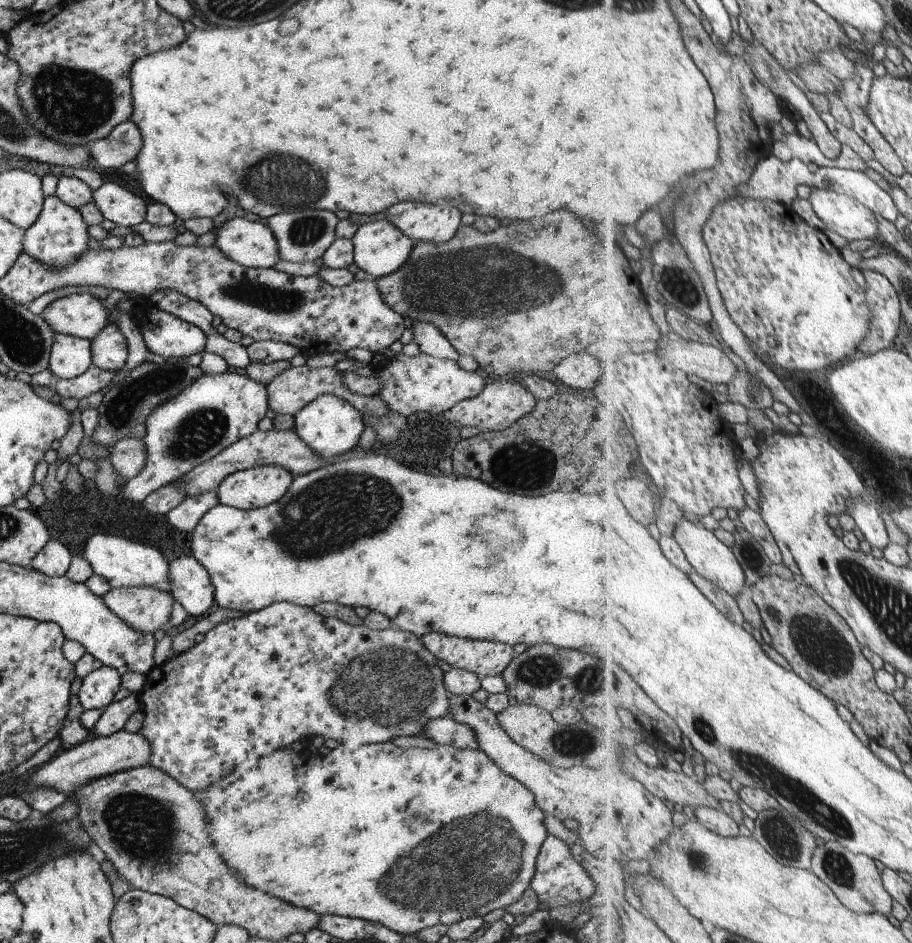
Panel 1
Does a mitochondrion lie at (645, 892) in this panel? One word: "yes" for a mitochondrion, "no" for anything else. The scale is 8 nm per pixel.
no

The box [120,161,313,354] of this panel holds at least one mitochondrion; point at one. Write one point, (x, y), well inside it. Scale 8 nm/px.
(273, 299)

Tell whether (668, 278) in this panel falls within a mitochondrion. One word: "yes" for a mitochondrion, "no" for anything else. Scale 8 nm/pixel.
yes

